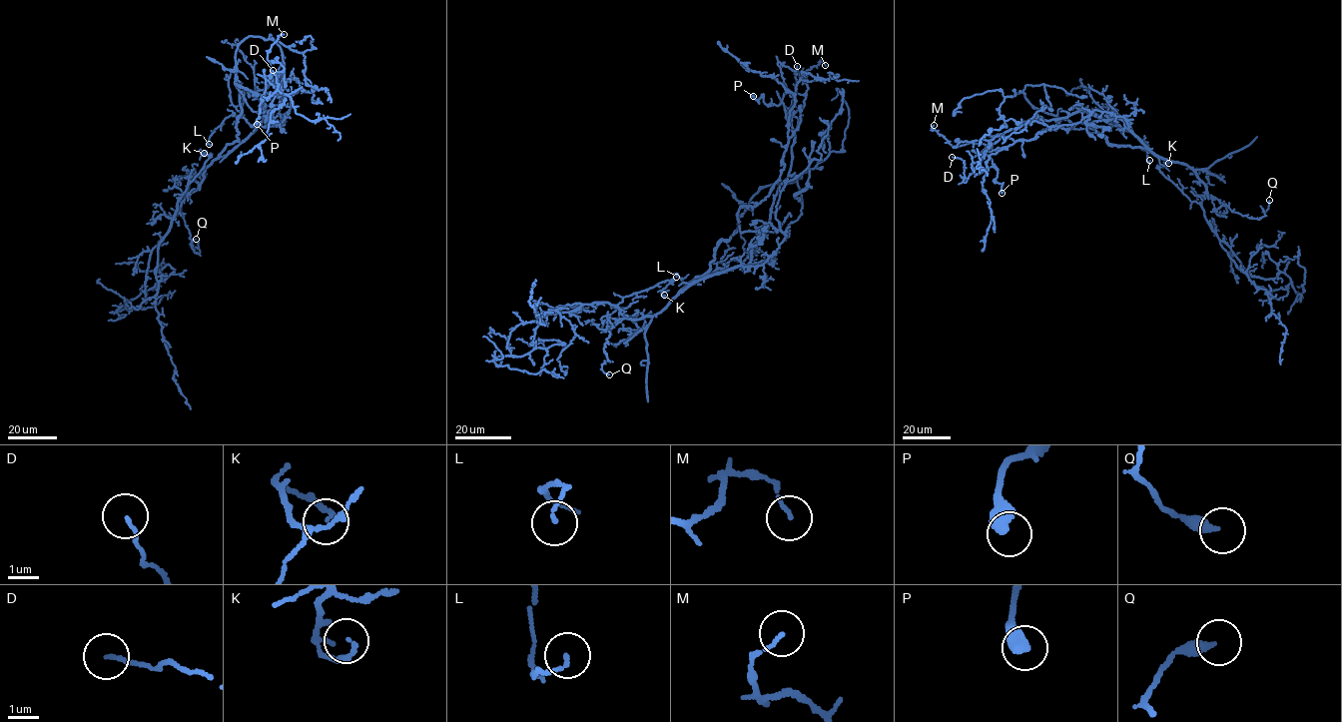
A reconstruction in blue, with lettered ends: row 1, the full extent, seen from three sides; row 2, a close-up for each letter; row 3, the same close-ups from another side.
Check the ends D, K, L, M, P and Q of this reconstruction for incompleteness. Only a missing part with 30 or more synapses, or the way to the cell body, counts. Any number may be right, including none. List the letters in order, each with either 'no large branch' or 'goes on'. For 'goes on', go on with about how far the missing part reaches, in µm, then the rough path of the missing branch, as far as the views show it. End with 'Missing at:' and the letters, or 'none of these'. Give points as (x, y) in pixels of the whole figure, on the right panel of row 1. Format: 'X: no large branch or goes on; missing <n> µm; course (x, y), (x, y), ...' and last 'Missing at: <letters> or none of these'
D: no large branch
K: no large branch
L: no large branch
M: no large branch
P: no large branch
Q: no large branch
Missing at: none of these

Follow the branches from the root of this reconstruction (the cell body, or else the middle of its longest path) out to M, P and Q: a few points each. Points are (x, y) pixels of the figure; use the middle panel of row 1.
M: (681, 289), (749, 264), (791, 166), (798, 121), (789, 107), (795, 75), (821, 62), (825, 65)
P: (681, 289), (709, 269), (717, 244), (737, 228), (739, 209), (768, 196), (784, 166), (784, 104), (753, 96)
Q: (681, 289), (659, 313), (625, 319), (611, 327), (603, 349), (610, 360), (601, 368), (609, 374)

